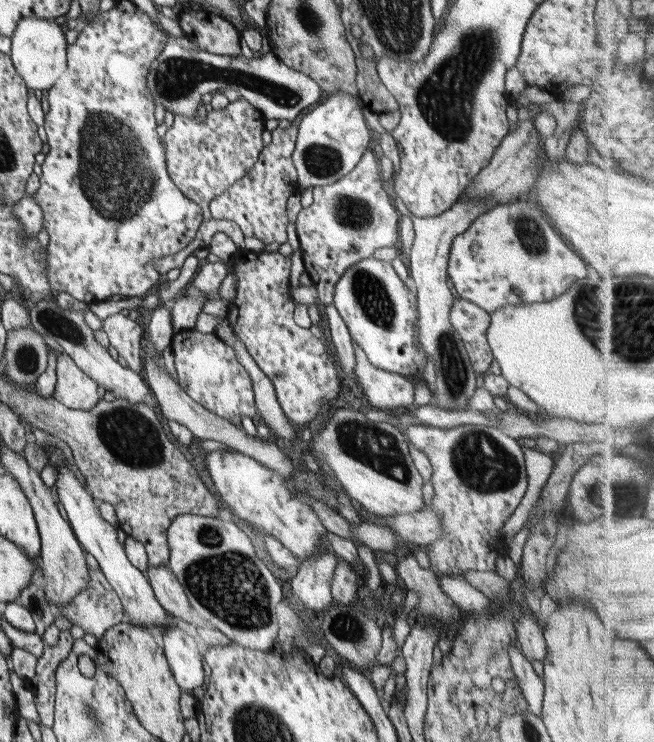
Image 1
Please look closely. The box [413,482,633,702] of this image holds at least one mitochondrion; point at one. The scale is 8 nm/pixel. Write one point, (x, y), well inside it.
(475, 643)

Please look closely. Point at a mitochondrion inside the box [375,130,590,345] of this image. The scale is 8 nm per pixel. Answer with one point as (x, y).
(532, 238)

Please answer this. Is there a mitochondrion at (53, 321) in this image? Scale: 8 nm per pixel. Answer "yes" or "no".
yes

